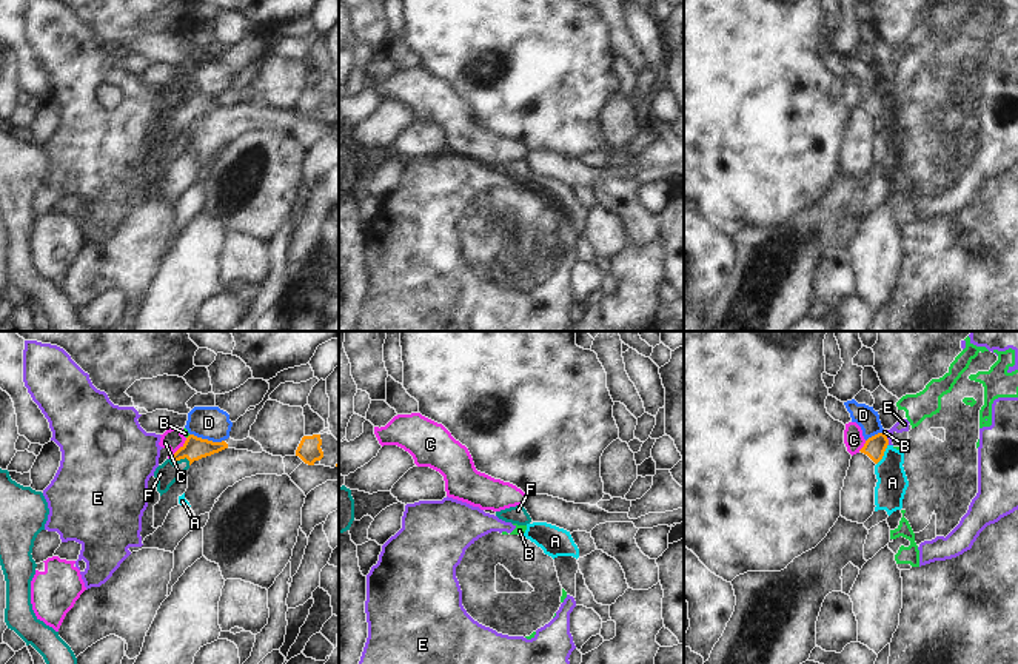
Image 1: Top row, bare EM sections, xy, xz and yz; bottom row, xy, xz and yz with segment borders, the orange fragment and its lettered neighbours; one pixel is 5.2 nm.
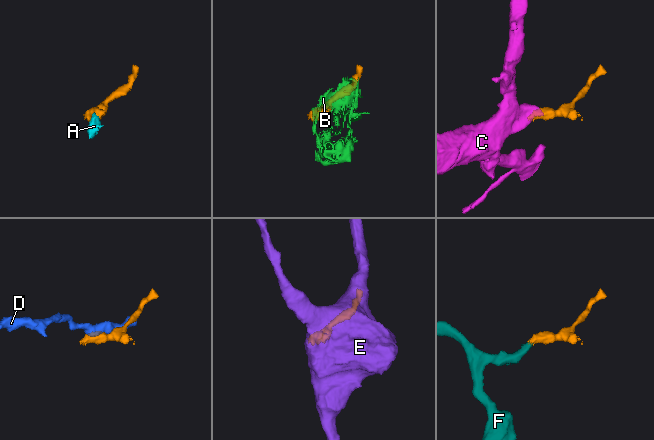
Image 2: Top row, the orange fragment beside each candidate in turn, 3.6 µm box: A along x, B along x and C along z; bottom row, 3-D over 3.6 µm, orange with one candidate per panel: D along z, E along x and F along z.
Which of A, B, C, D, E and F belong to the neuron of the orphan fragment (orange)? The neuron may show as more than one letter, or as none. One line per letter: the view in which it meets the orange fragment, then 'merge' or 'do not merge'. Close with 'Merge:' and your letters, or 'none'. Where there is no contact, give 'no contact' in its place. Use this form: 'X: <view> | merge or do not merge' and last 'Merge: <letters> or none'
A: yz | do not merge
B: yz | do not merge
C: xy | do not merge
D: xy | do not merge
E: yz | do not merge
F: xy | merge
Merge: F

